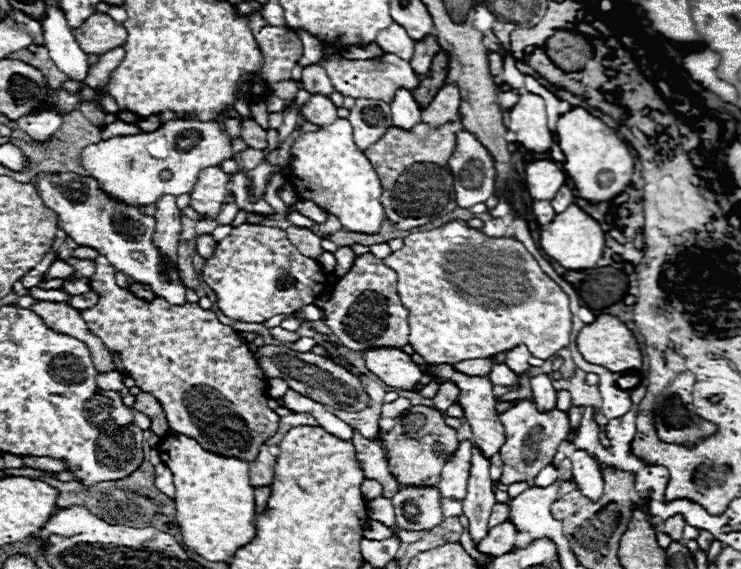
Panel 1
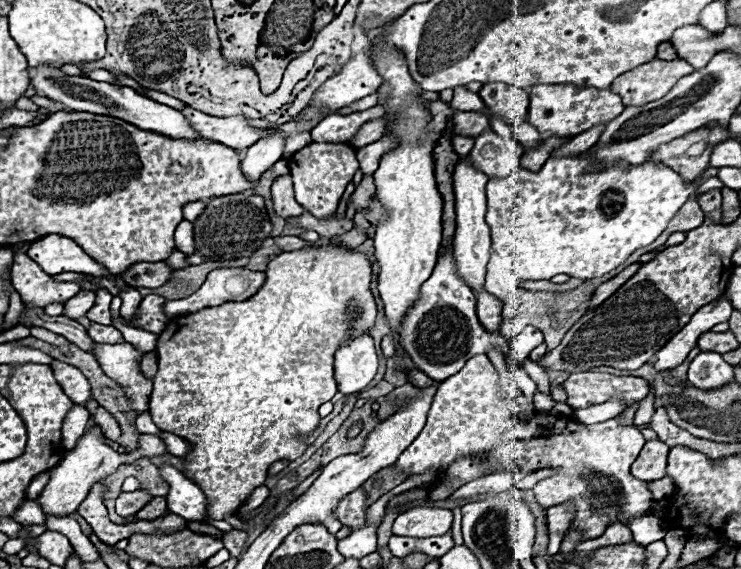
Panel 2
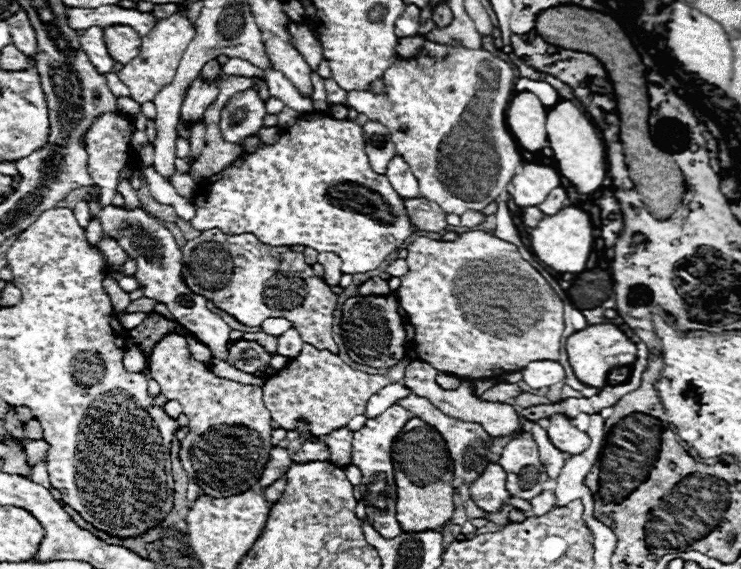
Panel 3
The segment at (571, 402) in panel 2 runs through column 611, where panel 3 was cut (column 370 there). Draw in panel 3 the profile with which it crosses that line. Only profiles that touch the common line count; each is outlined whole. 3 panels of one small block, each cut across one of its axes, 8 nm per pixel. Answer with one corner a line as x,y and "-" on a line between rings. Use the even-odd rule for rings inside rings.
306,344
302,352
288,362
278,374
270,376
262,386
264,406
272,416
274,430
296,430
298,420
306,420
310,434
314,438
328,436
332,430
346,426
358,414
364,414
370,396
378,394
384,386
392,383
387,376
366,374
350,368
340,360
340,356
330,350
318,350
312,344

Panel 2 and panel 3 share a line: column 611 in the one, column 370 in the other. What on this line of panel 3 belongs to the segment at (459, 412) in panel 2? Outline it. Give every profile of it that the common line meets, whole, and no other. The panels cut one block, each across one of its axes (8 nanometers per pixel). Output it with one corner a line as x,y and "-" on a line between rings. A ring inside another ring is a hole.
394,404
388,410
384,410
378,418
368,420
358,432
354,432
354,440
352,440
352,460
350,462
362,472
362,484
358,486
362,492
362,500
370,502
366,504
368,506
366,520
374,526
374,530
382,538
396,538
402,532
396,520
396,482
394,482
394,466
392,466
390,450
392,450
392,442
396,434
402,432
402,426
410,418
414,418
414,414

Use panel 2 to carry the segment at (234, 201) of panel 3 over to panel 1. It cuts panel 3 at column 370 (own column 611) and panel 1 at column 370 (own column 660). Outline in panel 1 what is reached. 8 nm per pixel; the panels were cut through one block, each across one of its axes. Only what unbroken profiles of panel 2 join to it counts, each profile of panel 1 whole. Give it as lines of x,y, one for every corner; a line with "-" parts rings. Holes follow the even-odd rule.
338,118
334,124
316,132
300,134
292,144
296,162
290,166
288,182
294,186
300,200
312,200
328,214
340,218
342,228
350,232
376,234
384,216
380,204
382,182
368,158
358,150
352,138
352,126
346,118

